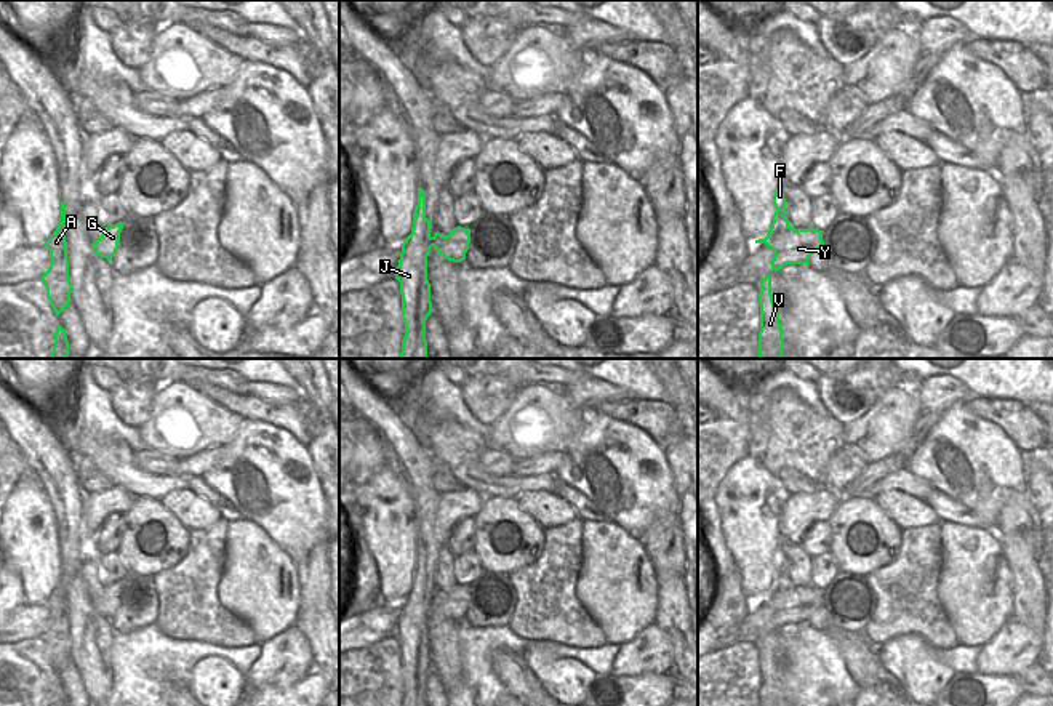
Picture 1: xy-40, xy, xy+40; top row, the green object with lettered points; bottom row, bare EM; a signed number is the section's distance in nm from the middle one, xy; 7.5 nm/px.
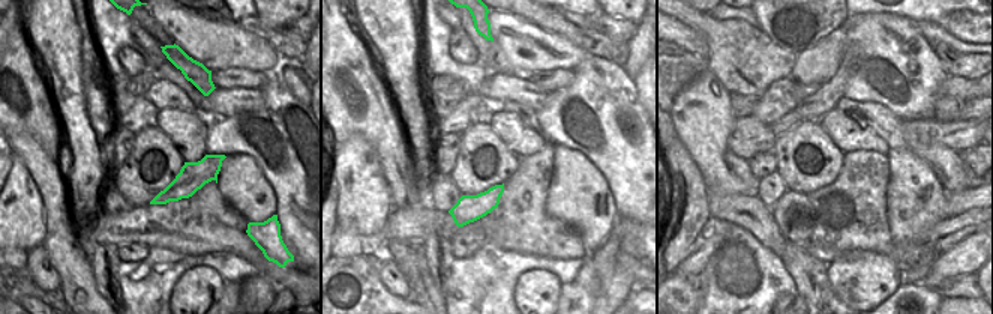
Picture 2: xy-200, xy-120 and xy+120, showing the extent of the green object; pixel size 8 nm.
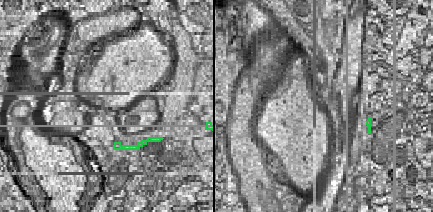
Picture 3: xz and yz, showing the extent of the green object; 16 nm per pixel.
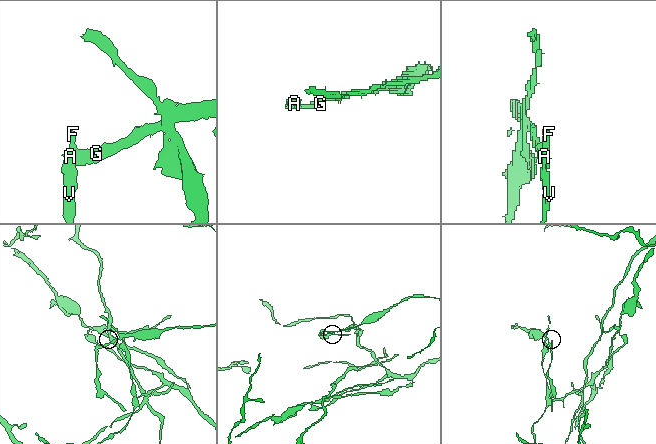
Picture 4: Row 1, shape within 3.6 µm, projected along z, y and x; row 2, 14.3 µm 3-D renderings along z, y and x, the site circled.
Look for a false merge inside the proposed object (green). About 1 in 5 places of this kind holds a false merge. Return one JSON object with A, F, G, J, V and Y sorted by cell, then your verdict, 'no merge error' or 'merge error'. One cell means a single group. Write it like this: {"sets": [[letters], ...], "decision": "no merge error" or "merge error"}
{"sets": [["A", "F", "J", "V"], ["G", "Y"]], "decision": "merge error"}

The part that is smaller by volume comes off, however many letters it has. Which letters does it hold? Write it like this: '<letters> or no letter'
A, F, J, V

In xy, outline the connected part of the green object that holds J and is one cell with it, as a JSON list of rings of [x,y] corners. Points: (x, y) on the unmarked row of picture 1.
[[[418,546],[411,592],[402,602],[395,637],[400,640],[402,679],[405,695],[402,706],[427,706],[426,679],[432,672],[427,615],[432,607],[430,580],[426,576],[426,549]]]

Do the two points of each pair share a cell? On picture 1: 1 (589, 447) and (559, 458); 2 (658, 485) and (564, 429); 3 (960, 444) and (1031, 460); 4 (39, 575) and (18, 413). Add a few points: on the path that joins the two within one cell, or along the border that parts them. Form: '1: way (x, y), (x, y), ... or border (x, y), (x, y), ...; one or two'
1: border (567, 450), (567, 460), (554, 474); two
2: border (583, 412), (580, 434), (567, 450); two
3: border (1020, 452), (1021, 463), (1028, 473); two
4: border (24, 473), (34, 476), (50, 503); two

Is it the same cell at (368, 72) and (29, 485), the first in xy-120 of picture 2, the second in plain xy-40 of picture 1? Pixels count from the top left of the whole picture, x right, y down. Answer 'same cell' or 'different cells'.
different cells

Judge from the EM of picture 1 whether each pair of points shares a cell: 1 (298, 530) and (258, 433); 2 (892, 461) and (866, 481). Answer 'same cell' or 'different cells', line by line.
1: same cell
2: same cell

